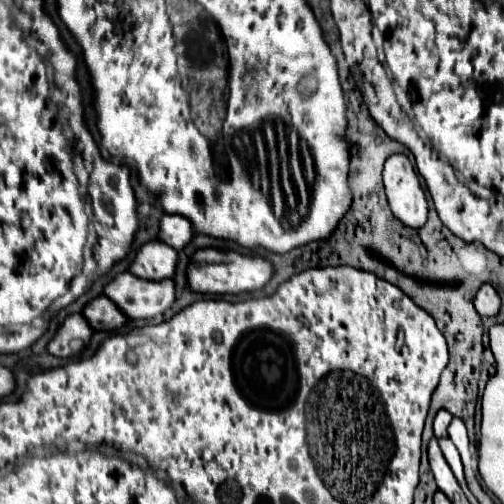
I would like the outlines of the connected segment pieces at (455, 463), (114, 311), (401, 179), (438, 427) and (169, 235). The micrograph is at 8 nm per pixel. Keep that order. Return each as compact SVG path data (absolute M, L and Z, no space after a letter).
M440 439L440 449L442 449L442 453L444 453L444 457L446 457L448 465L450 465L450 469L454 471L454 475L456 475L456 479L458 479L462 491L468 495L470 489L468 489L466 479L464 479L464 465L462 465L462 459L460 459L458 449L452 445L450 439Z
M98 297L84 307L84 317L96 331L116 331L120 329L128 317L114 305L108 297Z
M394 153L384 165L384 187L392 213L408 227L422 227L428 217L428 199L418 175L404 153Z
M438 411L438 415L436 415L436 419L434 419L434 435L440 439L440 437L446 437L448 433L446 433L446 427L448 427L448 423L452 421L452 415L448 413L448 411Z
M164 215L162 225L160 225L160 235L158 239L172 245L176 251L184 249L192 239L196 231L190 229L190 221L180 215Z

